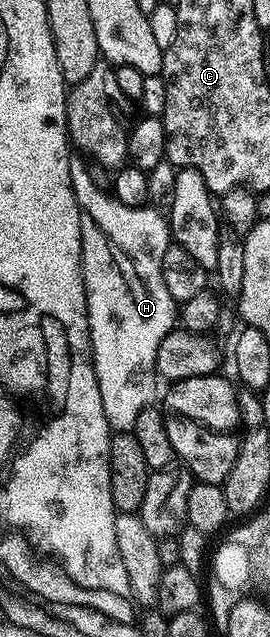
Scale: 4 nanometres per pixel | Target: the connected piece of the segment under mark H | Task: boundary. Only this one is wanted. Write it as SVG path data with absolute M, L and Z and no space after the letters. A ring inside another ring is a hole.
M72 158L69 173L81 215L83 284L87 294L87 320L91 330L91 364L95 367L101 401L105 405L105 417L112 432L131 433L135 429L137 413L156 402L157 349L164 337L177 327L177 304L169 289L165 289L165 277L161 273L165 249L172 246L173 240L168 220L162 210L150 205L121 205L114 194L98 191L89 181L87 166L82 158Z

